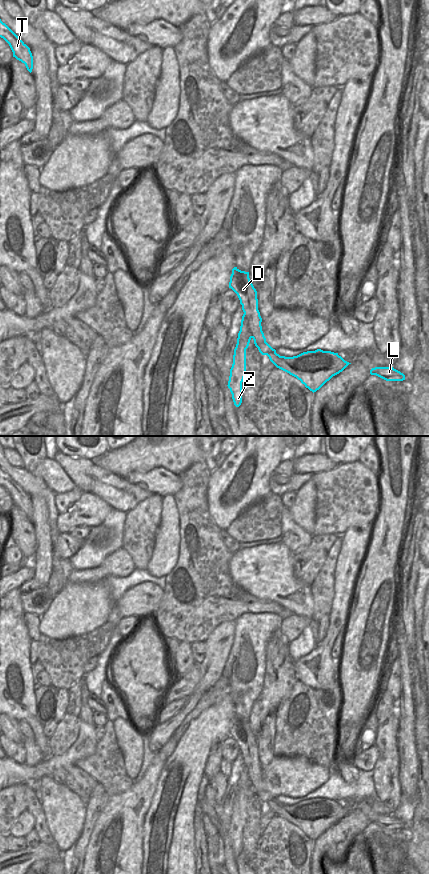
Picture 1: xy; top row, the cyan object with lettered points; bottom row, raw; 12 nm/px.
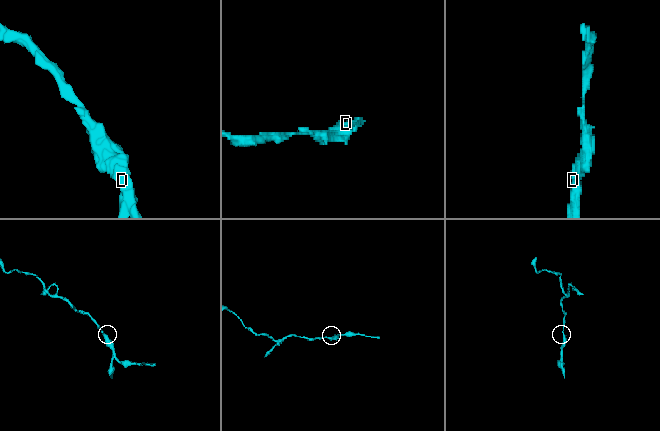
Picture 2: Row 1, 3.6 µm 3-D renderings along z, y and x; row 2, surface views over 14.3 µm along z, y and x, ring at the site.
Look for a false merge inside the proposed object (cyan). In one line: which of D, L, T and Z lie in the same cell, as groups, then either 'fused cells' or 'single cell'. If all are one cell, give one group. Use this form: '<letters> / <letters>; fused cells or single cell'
D L T / Z; fused cells

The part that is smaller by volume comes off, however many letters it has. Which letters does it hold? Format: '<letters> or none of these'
Z

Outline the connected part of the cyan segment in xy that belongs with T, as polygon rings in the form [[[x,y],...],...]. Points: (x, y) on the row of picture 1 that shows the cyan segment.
[[[0,19],[0,37],[10,46],[13,57],[25,64],[31,73],[33,69],[33,56],[30,48]]]

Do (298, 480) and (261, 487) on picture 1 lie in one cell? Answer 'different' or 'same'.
different

